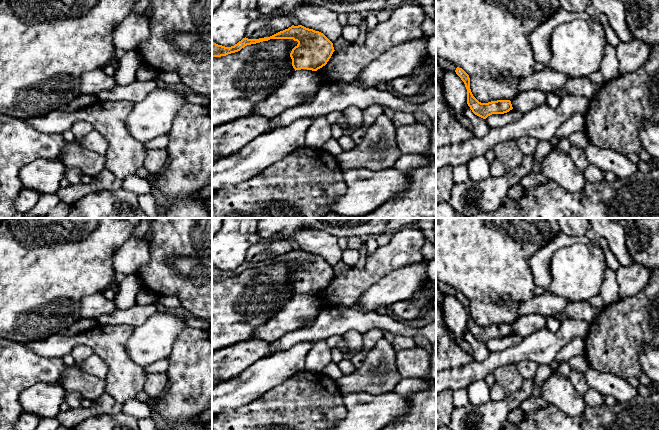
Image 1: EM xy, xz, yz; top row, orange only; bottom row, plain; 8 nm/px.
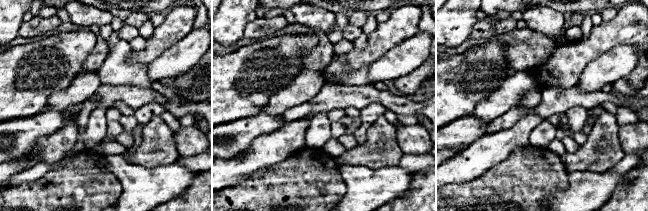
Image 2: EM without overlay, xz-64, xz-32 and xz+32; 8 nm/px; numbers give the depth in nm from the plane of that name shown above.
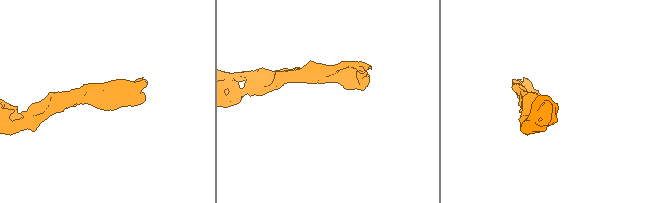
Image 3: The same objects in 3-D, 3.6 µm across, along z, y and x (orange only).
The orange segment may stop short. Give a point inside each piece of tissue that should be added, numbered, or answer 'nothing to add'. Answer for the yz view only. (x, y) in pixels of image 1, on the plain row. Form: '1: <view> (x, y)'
nothing to add

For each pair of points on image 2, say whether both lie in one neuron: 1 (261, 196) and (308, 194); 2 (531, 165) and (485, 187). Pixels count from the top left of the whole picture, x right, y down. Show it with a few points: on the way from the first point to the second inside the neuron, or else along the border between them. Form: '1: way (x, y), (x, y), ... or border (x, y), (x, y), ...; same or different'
1: way (273, 196), (296, 194); same
2: way (520, 176), (509, 187), (496, 187); same

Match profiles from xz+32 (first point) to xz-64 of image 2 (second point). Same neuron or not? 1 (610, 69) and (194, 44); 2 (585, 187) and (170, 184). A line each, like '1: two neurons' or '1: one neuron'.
1: one neuron
2: one neuron

